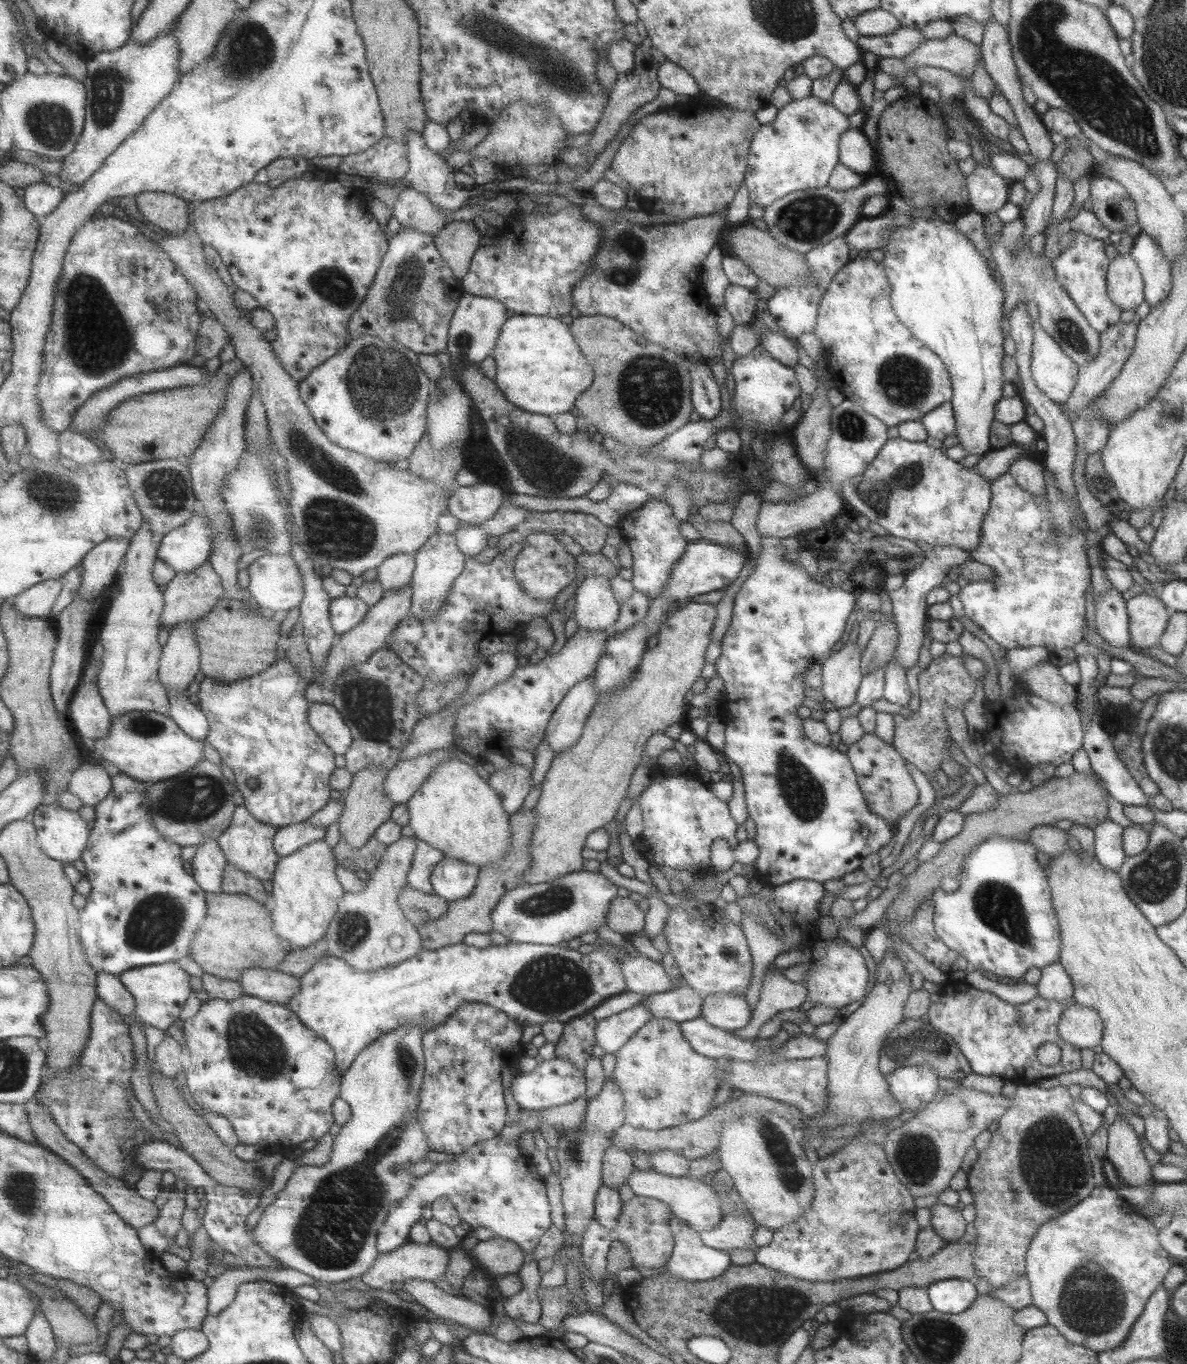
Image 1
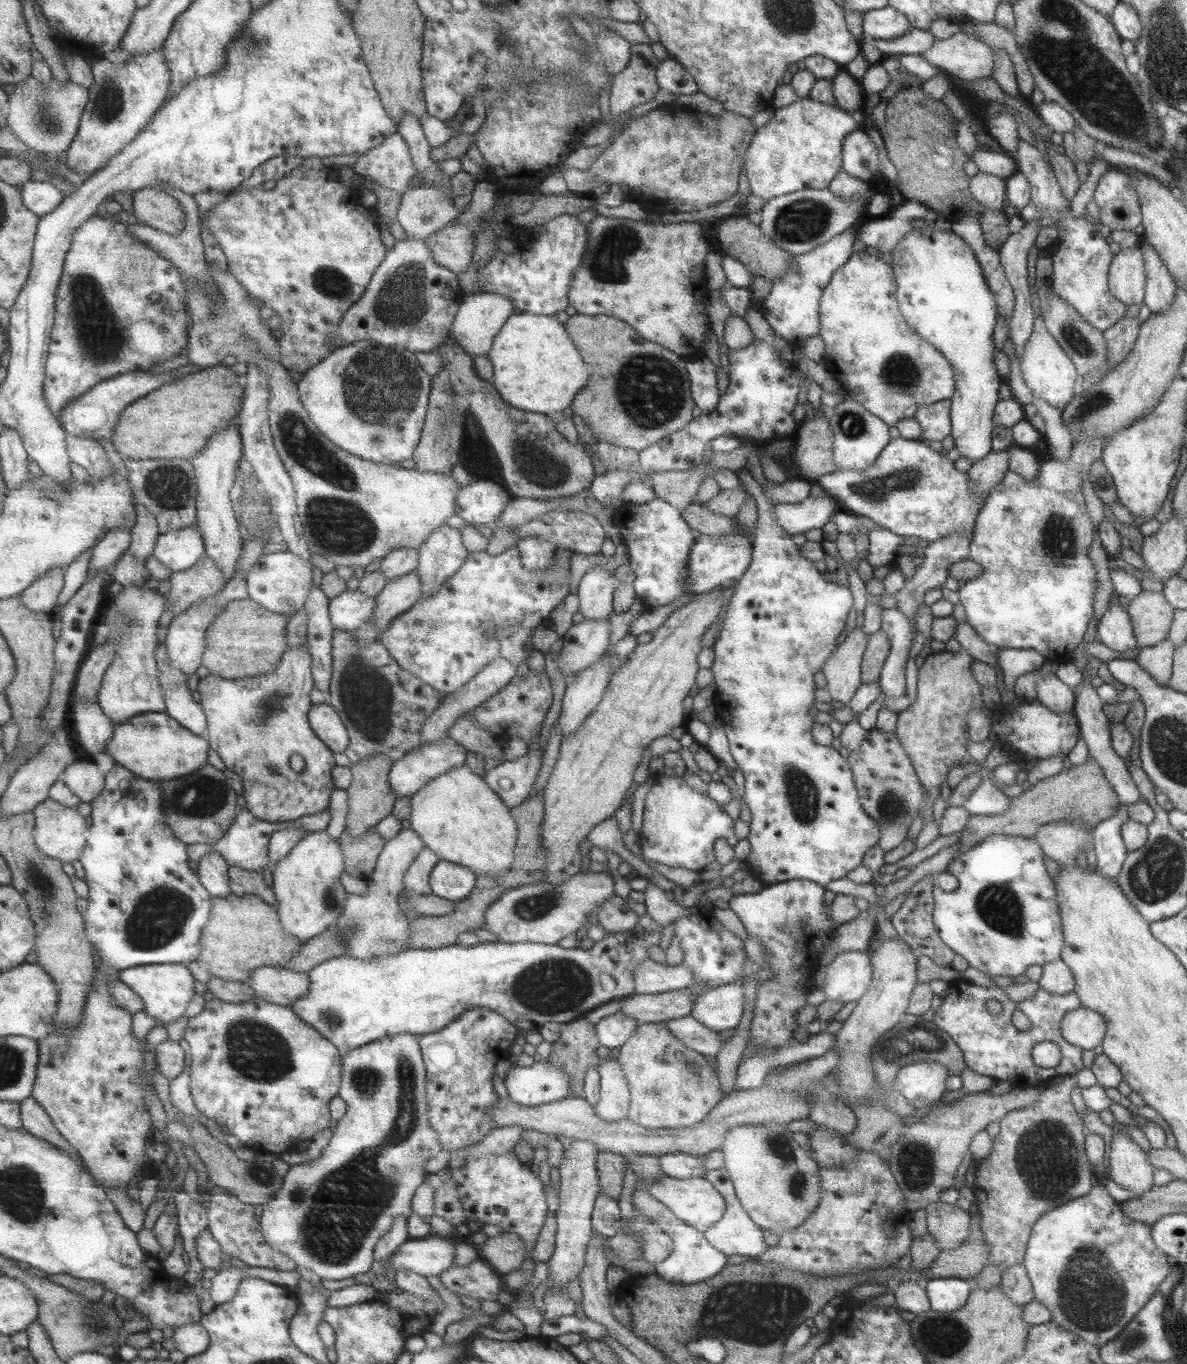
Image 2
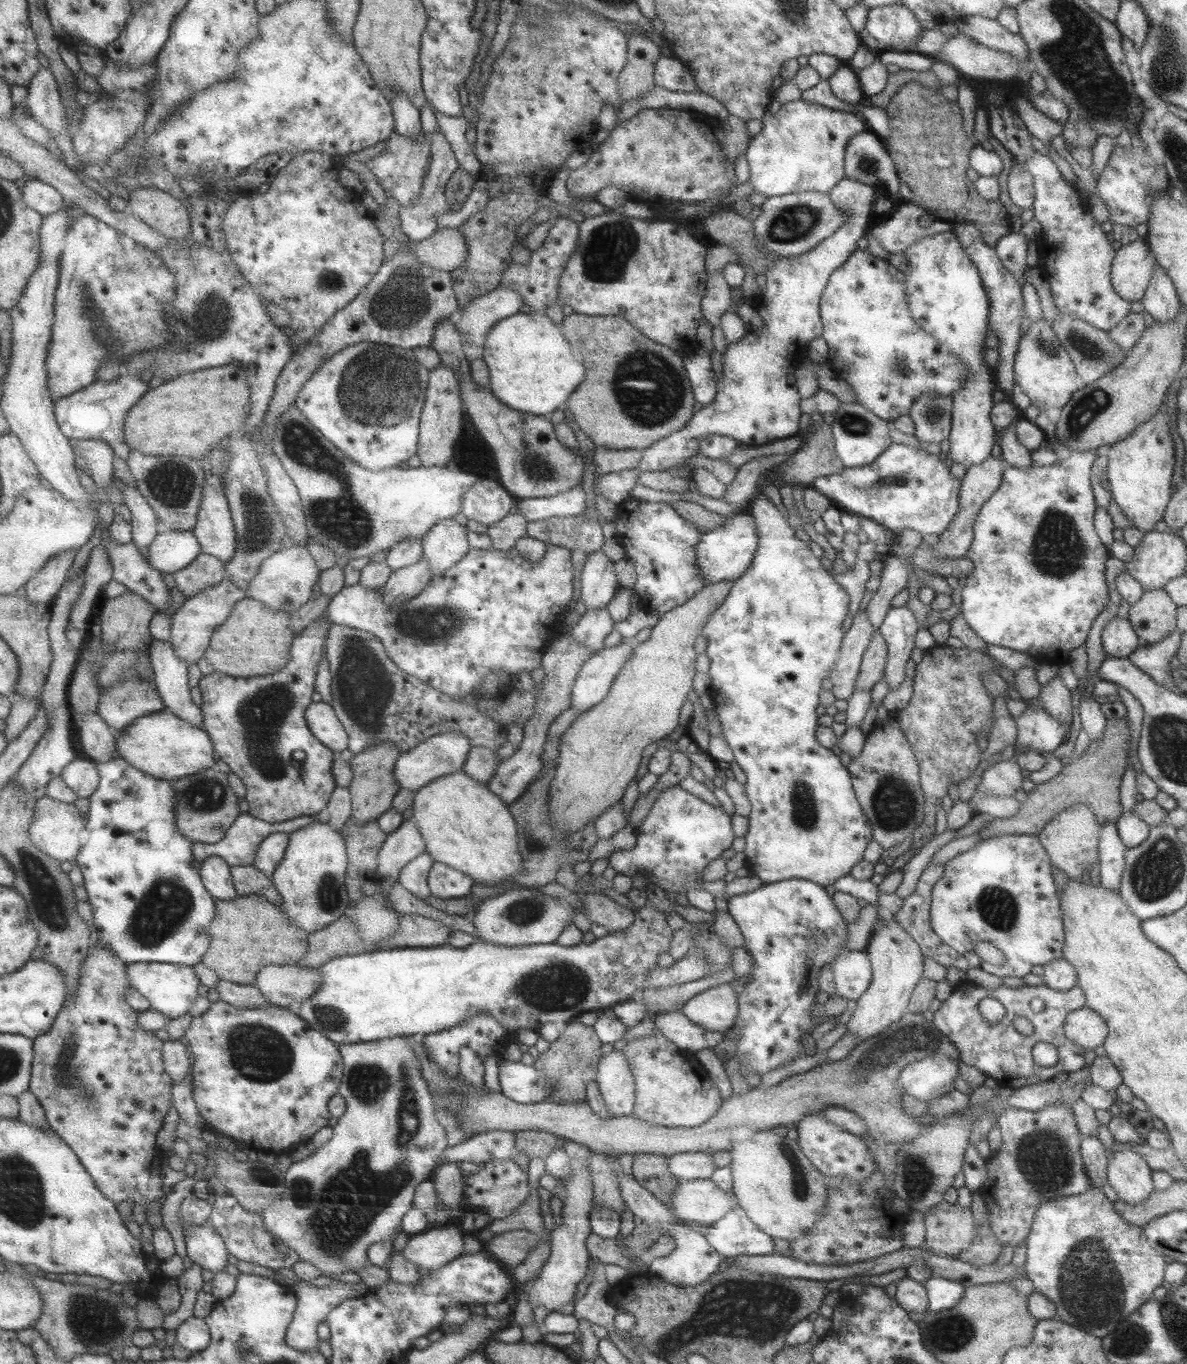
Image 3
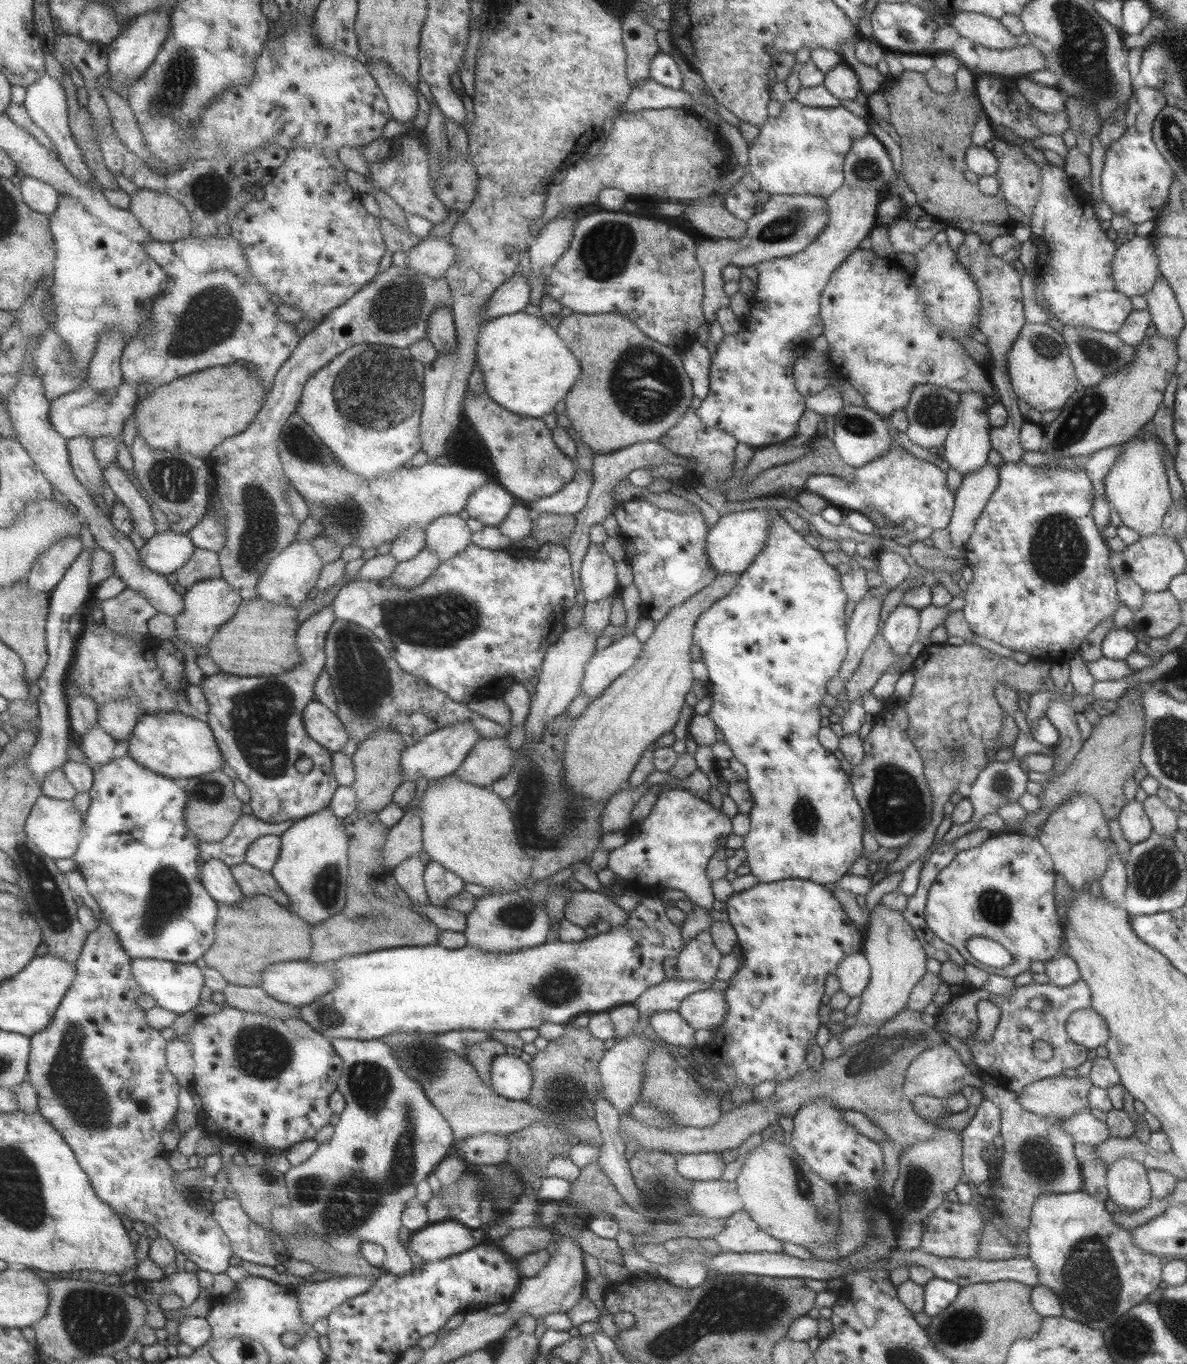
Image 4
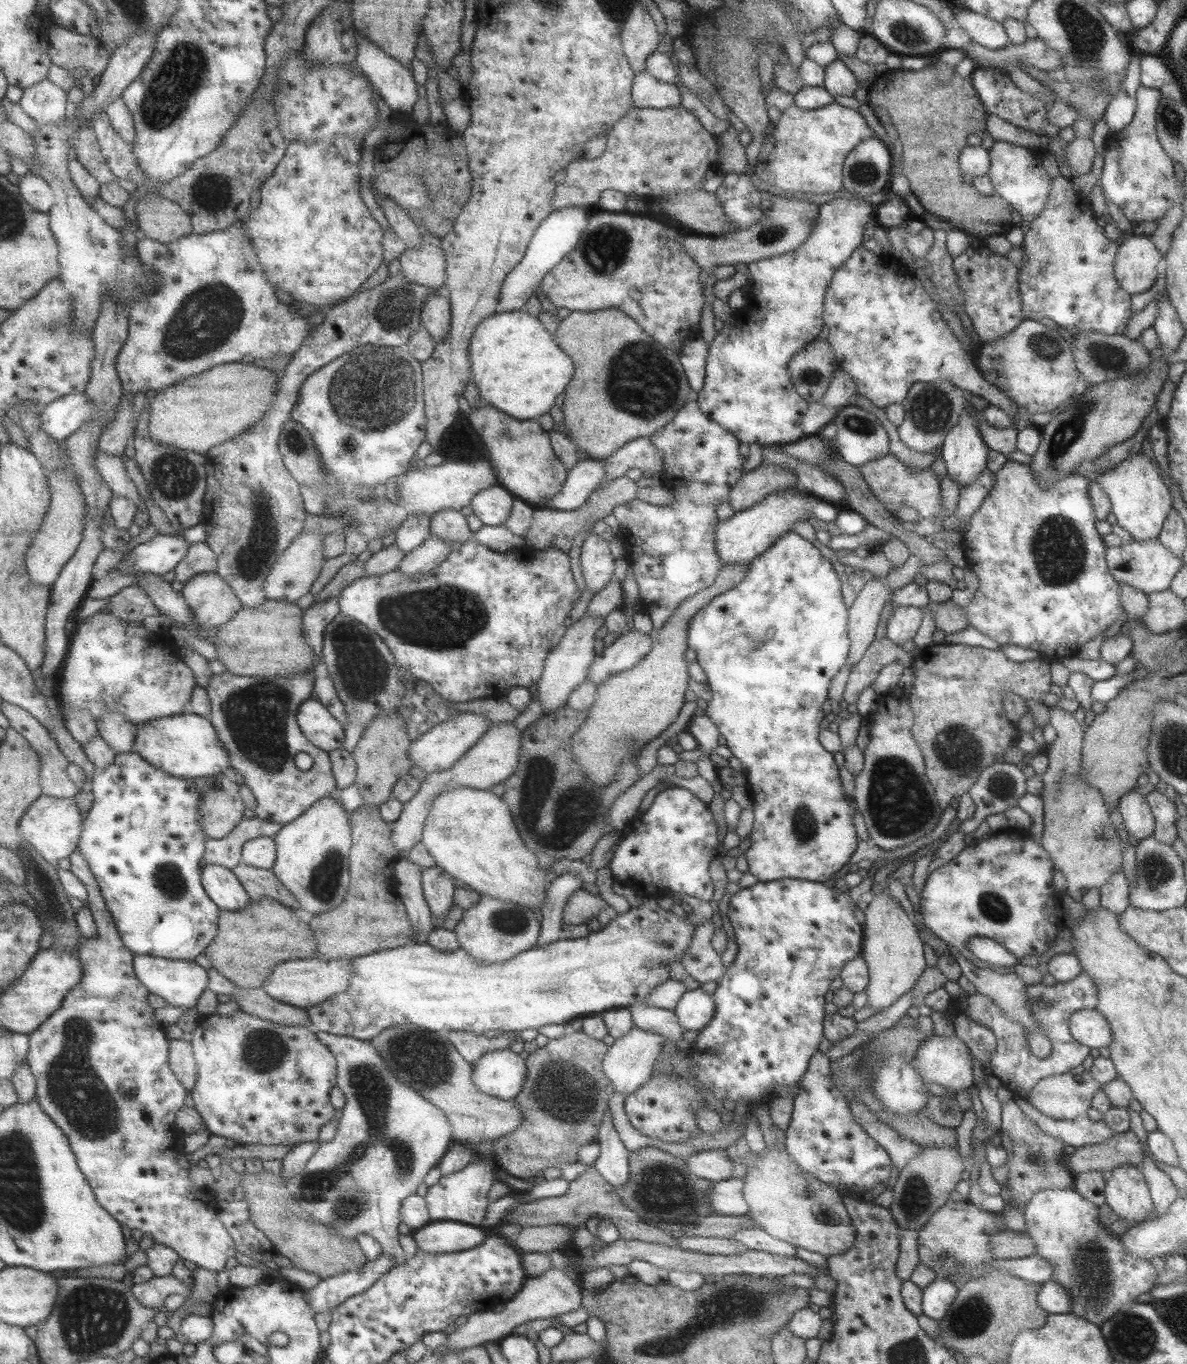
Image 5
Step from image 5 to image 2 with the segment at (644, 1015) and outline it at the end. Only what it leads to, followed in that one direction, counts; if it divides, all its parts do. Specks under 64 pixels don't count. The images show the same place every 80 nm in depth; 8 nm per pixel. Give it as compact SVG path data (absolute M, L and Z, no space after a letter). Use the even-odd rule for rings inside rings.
M689 1015L666 1020L664 1025L676 1040L703 1056L715 1056L725 1042L717 1037L719 1031L703 1026Z

